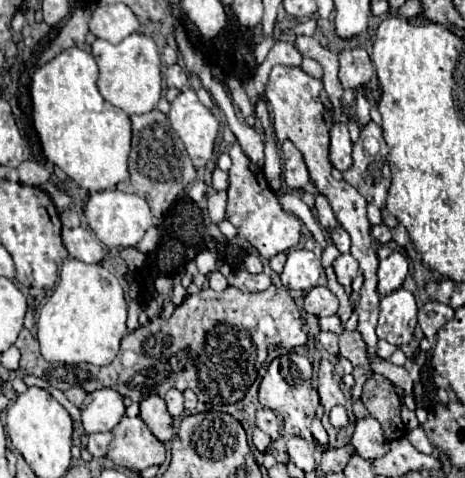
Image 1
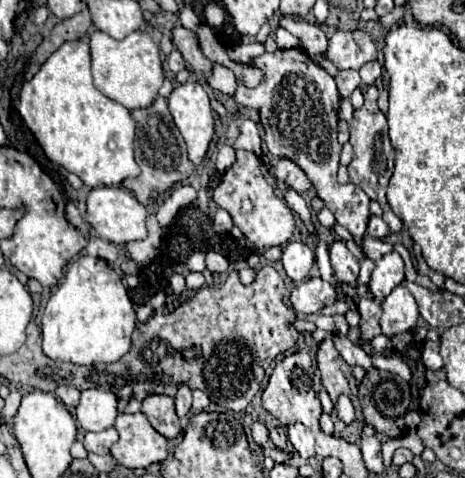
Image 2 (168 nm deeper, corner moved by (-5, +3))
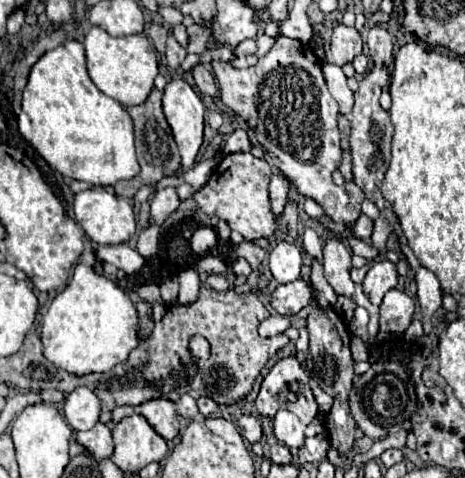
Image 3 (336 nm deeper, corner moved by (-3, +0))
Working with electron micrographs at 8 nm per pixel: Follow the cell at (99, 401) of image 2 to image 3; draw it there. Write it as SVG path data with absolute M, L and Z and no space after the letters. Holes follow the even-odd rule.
M76 387L64 403L64 417L74 431L88 431L100 419L102 403L88 387Z

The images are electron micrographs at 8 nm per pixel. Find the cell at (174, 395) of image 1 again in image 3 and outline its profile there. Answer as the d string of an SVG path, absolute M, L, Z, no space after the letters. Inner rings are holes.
M182 395L182 399L176 401L176 411L180 417L184 419L192 419L198 415L198 407L196 407L196 401L190 397L190 395Z

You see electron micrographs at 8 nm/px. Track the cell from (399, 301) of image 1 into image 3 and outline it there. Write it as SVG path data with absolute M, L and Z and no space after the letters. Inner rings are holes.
M390 289L380 305L380 329L388 333L404 333L412 323L414 299L402 289Z

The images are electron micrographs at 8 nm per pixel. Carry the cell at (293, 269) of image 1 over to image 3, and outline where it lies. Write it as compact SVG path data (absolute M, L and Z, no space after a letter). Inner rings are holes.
M280 241L270 253L270 273L278 283L290 283L294 279L300 279L302 263L302 251L288 241Z

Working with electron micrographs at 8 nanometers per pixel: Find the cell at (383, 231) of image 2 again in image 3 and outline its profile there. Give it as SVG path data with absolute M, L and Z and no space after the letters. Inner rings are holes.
M360 215L358 217L358 221L356 221L356 225L354 225L354 237L358 237L358 239L370 239L370 235L372 235L372 231L374 231L374 221L370 219L370 217L366 217L366 215Z

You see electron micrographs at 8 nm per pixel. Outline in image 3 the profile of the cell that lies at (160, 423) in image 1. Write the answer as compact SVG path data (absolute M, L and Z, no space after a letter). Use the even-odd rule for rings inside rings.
M150 399L150 401L134 407L134 411L144 415L148 419L148 423L154 427L154 431L158 435L162 435L166 441L174 439L180 431L176 405L168 399Z

